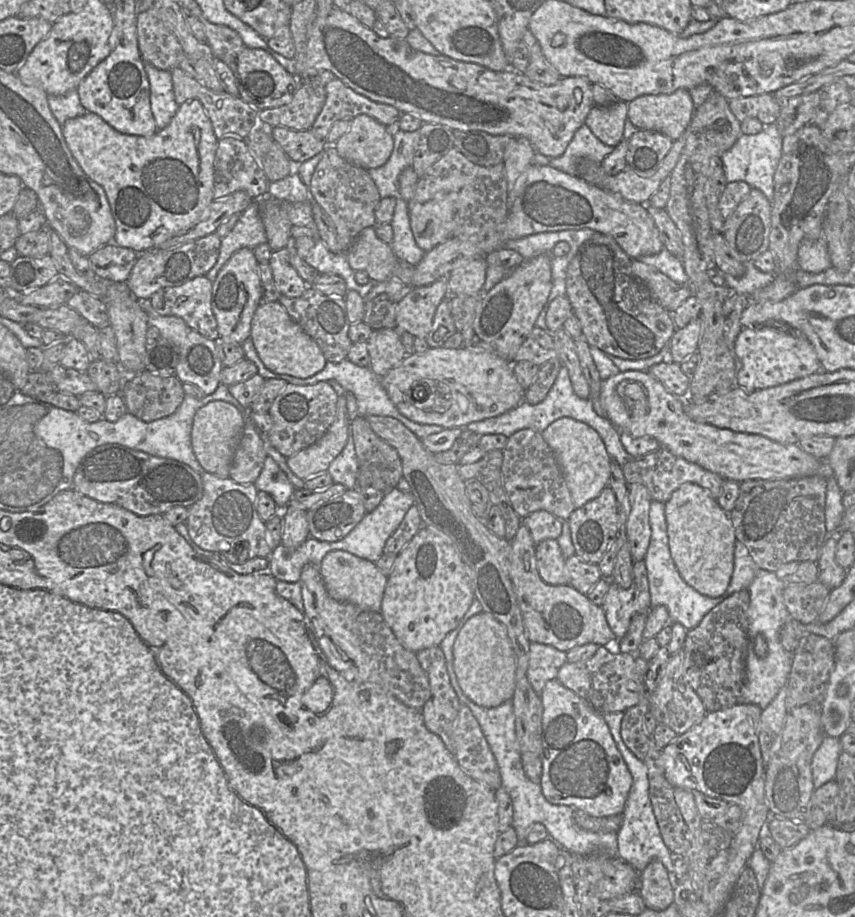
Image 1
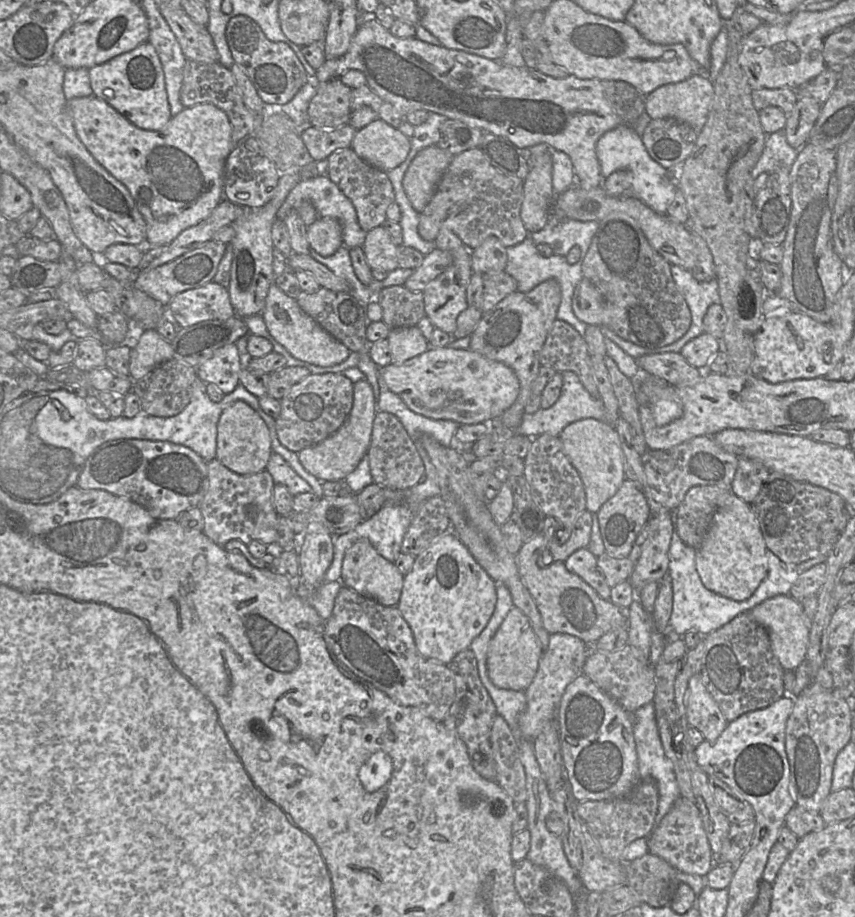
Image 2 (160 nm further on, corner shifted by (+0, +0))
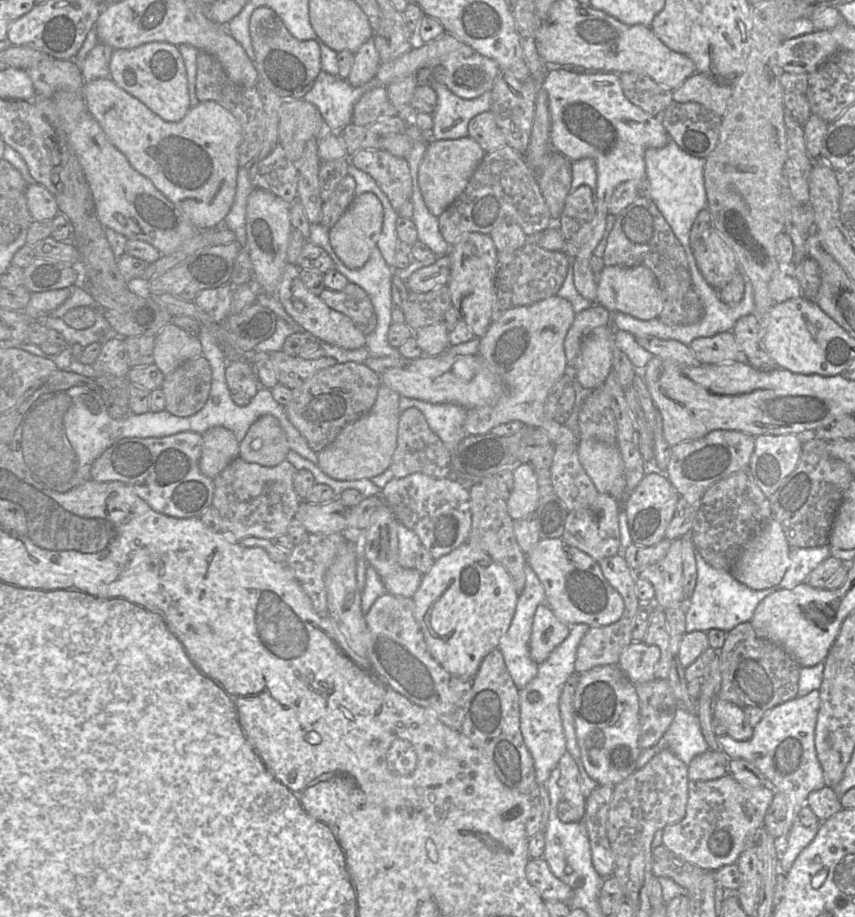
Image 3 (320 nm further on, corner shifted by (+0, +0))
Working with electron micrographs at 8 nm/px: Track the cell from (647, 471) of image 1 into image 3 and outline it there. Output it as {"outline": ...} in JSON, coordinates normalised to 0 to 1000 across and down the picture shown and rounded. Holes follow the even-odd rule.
{"outline":[[[837,469],[821,478],[786,486],[777,517],[795,543],[812,546],[835,527],[874,510],[883,489],[883,477],[864,470]]]}

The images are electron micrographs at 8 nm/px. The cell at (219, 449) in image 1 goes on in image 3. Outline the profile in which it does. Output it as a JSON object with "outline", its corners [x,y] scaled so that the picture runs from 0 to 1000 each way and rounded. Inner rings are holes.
{"outline":[[[318,453],[303,455],[280,483],[278,499],[309,509],[335,502],[339,487],[332,468]]]}

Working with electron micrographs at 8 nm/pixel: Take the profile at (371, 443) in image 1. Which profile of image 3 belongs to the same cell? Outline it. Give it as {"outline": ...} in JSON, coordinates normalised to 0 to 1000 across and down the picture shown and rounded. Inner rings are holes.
{"outline":[[[487,445],[473,447],[468,451],[464,486],[453,513],[460,516],[461,522],[474,521],[485,516],[518,522],[529,517],[529,495],[513,475],[503,468],[495,450]]]}

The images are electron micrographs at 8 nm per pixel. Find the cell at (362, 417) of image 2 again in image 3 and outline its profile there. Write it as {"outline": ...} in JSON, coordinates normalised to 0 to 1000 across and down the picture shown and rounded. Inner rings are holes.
{"outline":[[[446,419],[434,447],[404,465],[388,483],[372,493],[373,510],[382,519],[398,525],[434,522],[450,515],[464,486],[469,433],[467,429]]]}

